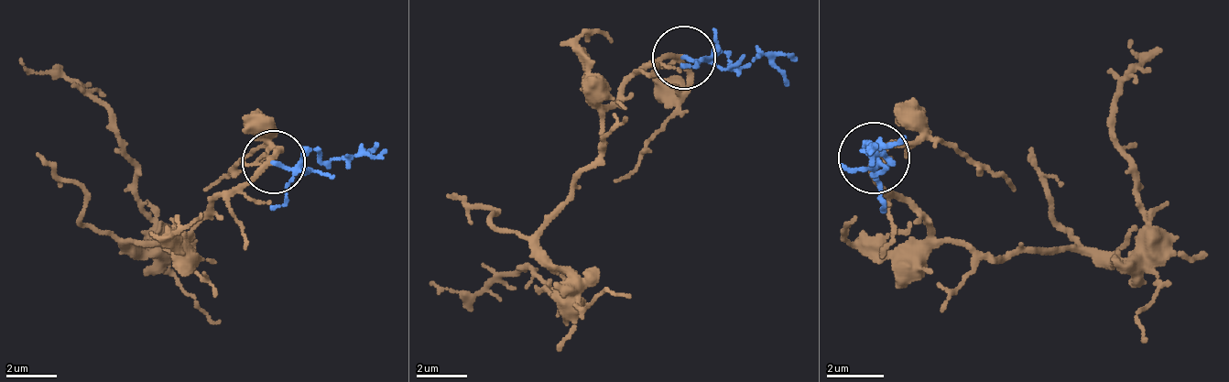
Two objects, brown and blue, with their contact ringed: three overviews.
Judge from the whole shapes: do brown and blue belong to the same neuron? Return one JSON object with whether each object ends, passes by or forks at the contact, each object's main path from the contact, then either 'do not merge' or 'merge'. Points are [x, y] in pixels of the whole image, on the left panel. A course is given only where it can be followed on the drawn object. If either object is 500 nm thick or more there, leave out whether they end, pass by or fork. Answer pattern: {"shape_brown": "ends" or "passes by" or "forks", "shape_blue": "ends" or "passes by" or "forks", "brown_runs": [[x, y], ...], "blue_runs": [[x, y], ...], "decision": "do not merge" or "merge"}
{"shape_brown": "forks", "shape_blue": "forks", "brown_runs": [[272, 163], [240, 182], [196, 233], [190, 245], [126, 245], [152, 233], [114, 119], [70, 81], [19, 56]], "blue_runs": [[272, 163], [322, 169], [379, 145]], "decision": "merge"}

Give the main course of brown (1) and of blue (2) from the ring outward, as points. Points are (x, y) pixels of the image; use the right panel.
1: (872, 159), (943, 238), (986, 253), (1130, 238), (1145, 210), (1116, 109), (1137, 66), (1130, 38)
2: (872, 159), (886, 167), (872, 152), (908, 138)

